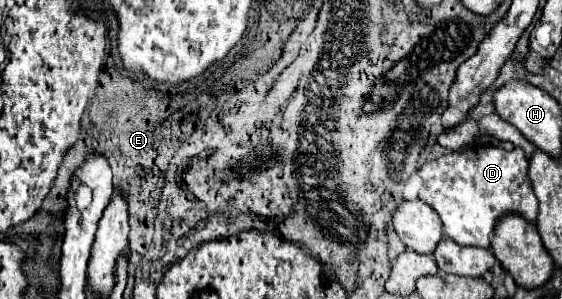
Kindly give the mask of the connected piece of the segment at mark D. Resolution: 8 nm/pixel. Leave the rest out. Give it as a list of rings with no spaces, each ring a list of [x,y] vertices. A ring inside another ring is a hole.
[[[475,144],[423,164],[419,168],[423,180],[419,198],[437,210],[443,222],[443,236],[461,246],[489,248],[495,224],[503,214],[519,212],[533,224],[537,220],[537,198],[527,178],[527,166],[529,162],[523,148],[507,152],[489,144]]]

